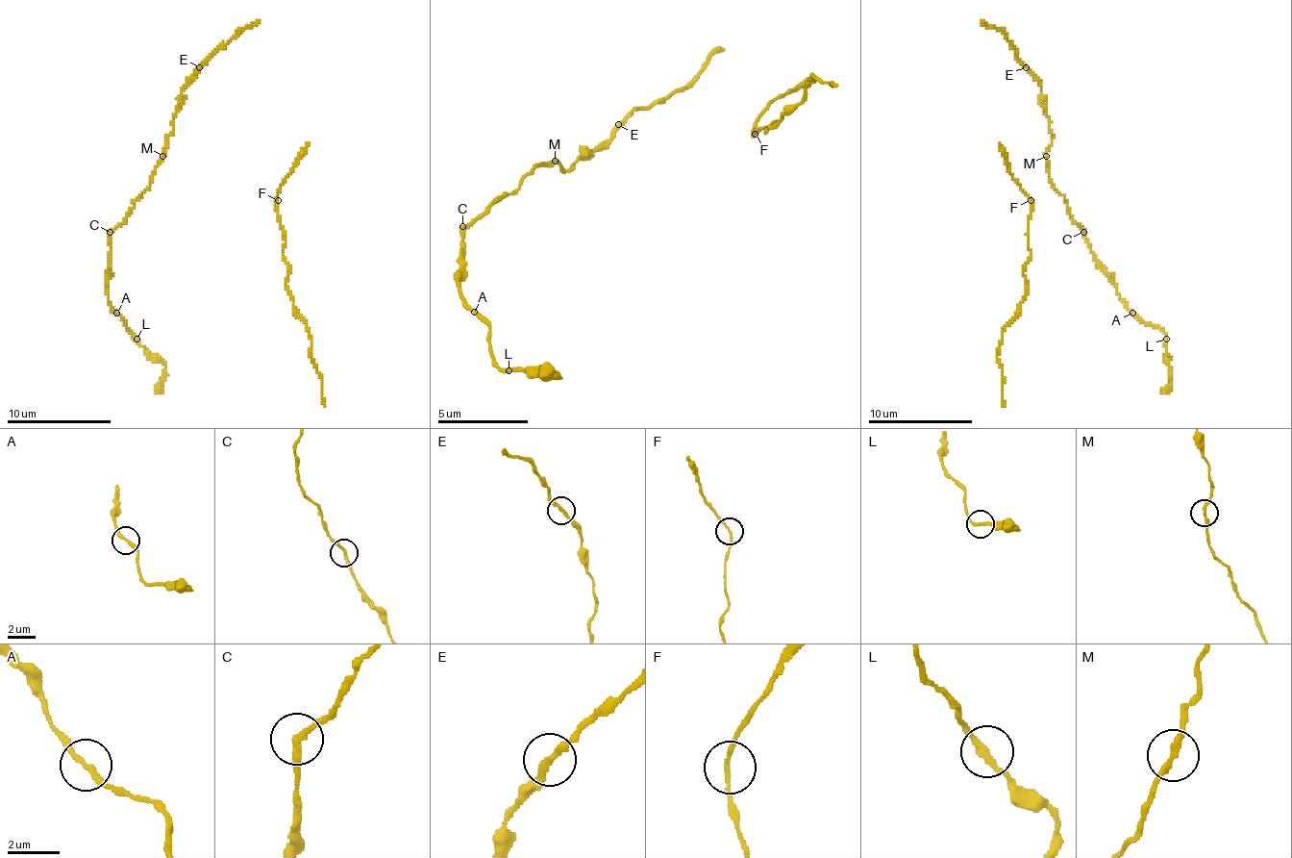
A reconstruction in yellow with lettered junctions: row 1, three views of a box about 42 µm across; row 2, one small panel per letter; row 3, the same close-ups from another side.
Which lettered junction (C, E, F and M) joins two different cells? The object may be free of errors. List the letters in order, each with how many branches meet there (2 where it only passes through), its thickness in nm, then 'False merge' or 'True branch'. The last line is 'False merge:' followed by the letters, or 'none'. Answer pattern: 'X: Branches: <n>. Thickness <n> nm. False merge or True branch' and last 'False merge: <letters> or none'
C: Branches: 2. Thickness 240 nm. False merge
E: Branches: 2. Thickness 240 nm. True branch
F: Branches: 2. Thickness 150 nm. True branch
M: Branches: 2. Thickness 200 nm. True branch
False merge: C

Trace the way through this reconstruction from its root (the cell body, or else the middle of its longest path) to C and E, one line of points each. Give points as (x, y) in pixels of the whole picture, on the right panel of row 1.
C: (1046, 156), (1049, 182), (1064, 197), (1070, 215), (1082, 231)
E: (1046, 156), (1052, 132), (1041, 95), (1041, 83), (1026, 67)

